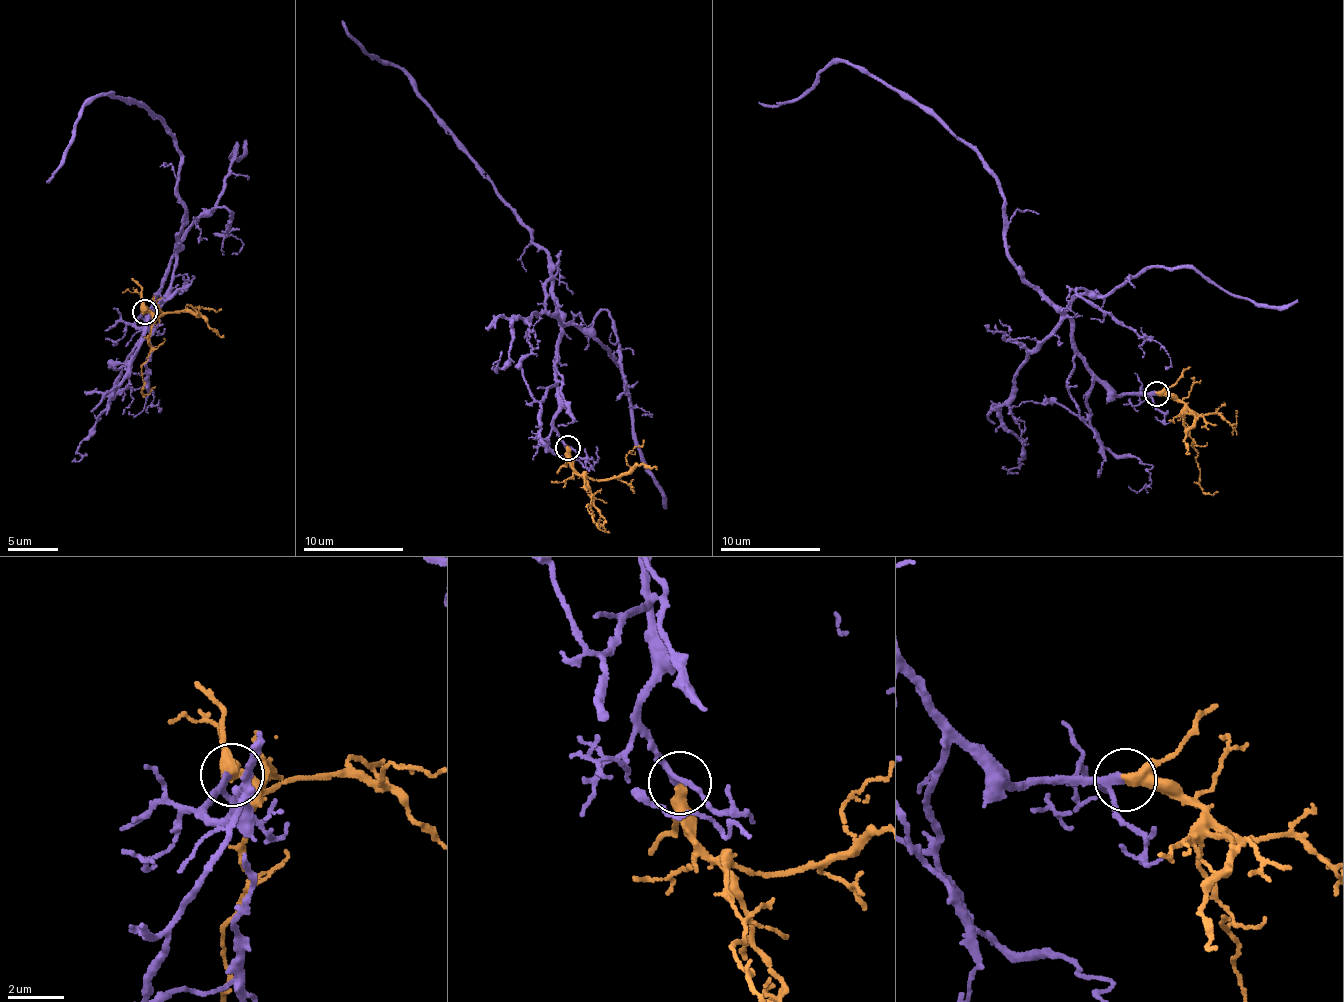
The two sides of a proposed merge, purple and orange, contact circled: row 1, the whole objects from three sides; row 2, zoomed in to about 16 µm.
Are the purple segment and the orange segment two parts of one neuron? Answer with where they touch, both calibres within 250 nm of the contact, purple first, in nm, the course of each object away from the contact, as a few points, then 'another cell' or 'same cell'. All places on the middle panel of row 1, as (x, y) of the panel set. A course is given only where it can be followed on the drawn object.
(567, 447) | 190/360 nm | purple via (568, 447), (554, 425), (552, 363), (560, 330), (542, 247), (404, 73), (374, 57), (342, 21) | orange via (568, 447), (568, 461), (583, 474), (590, 497), (587, 507), (601, 529), (610, 532) | same cell

